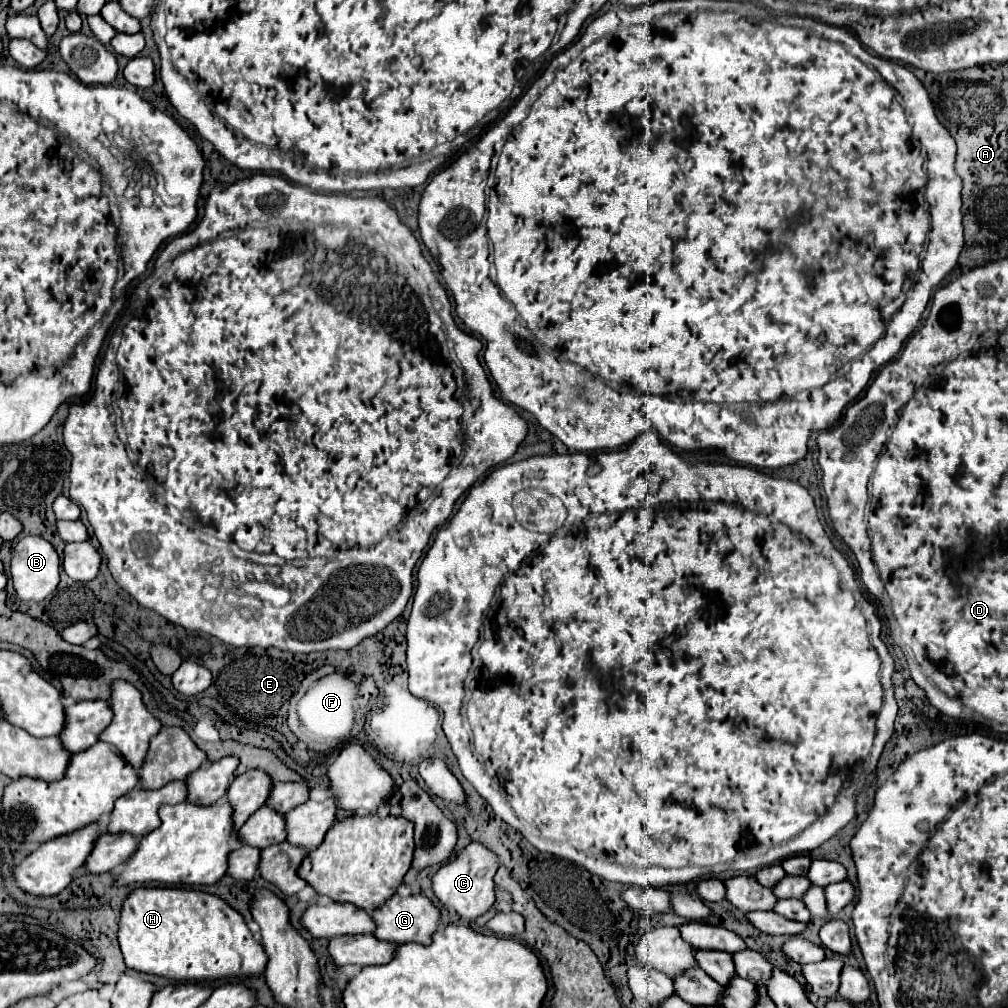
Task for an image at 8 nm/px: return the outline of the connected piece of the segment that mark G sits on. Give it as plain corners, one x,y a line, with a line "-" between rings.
416,894
416,896
392,896
386,900
382,906
374,910
374,920
376,920
376,930
374,936
380,940
396,942
396,944
406,944
406,942
418,942
428,946
432,942
432,934
438,930
440,924
440,910
432,904
430,898

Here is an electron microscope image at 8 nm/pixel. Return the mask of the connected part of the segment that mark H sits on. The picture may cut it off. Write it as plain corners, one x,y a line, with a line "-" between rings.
136,888
132,890
118,920
118,942
128,968
146,974
158,974
172,980
218,980
230,976
256,976
266,966
266,952
246,926
242,914
228,906
222,898
200,890
174,888

